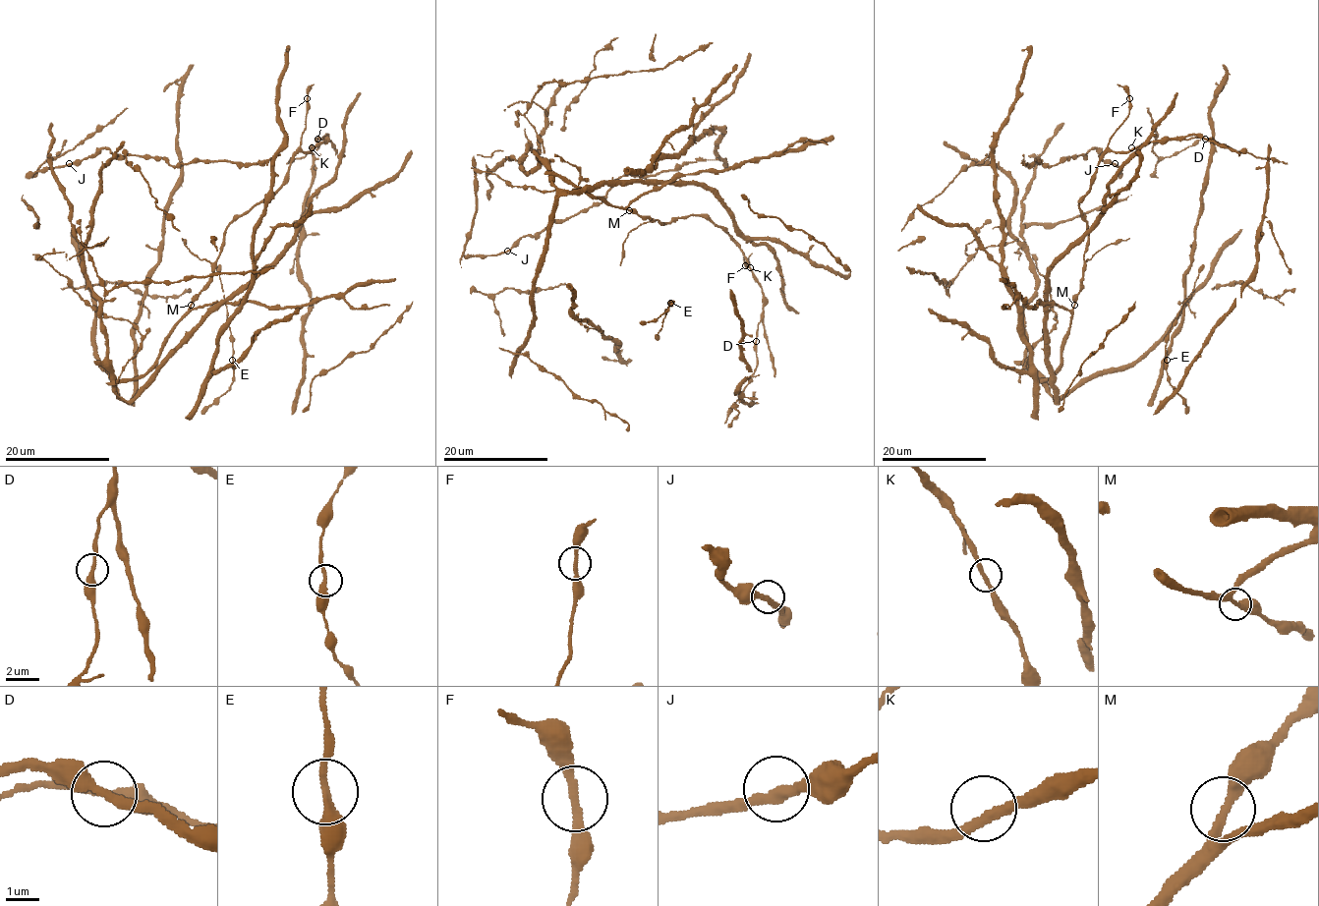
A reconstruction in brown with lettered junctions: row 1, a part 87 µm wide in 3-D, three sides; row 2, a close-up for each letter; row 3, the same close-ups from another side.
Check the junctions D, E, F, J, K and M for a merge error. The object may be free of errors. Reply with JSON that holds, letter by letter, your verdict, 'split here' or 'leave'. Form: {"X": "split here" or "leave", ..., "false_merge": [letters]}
{"D": "leave", "E": "leave", "F": "leave", "J": "leave", "K": "leave", "M": "leave", "false_merge": []}

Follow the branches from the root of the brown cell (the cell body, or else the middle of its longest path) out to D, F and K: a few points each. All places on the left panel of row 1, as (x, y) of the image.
D: (192, 305), (211, 276), (224, 230), (263, 202), (283, 182), (291, 159), (325, 140), (317, 139)
F: (192, 305), (192, 300), (211, 276), (224, 230), (255, 205), (263, 202), (283, 182), (306, 127), (307, 98)
K: (192, 305), (211, 276), (224, 230), (263, 202), (283, 182), (291, 159), (312, 147)

